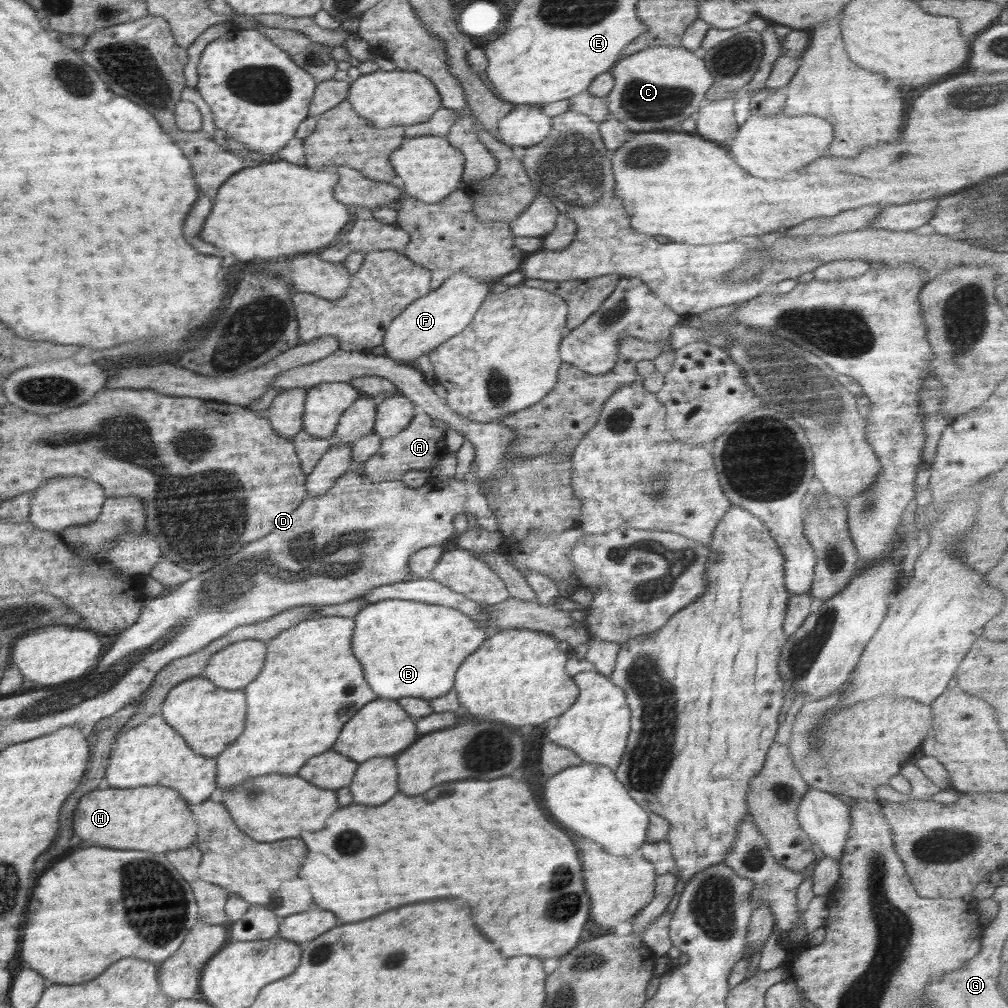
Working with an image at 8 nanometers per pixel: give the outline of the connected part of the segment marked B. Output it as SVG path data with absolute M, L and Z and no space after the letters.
M392 598L366 605L355 618L352 638L352 655L360 661L364 678L382 699L421 698L434 699L444 696L454 686L458 666L487 640L489 633L472 617L452 607L428 604L415 600Z

